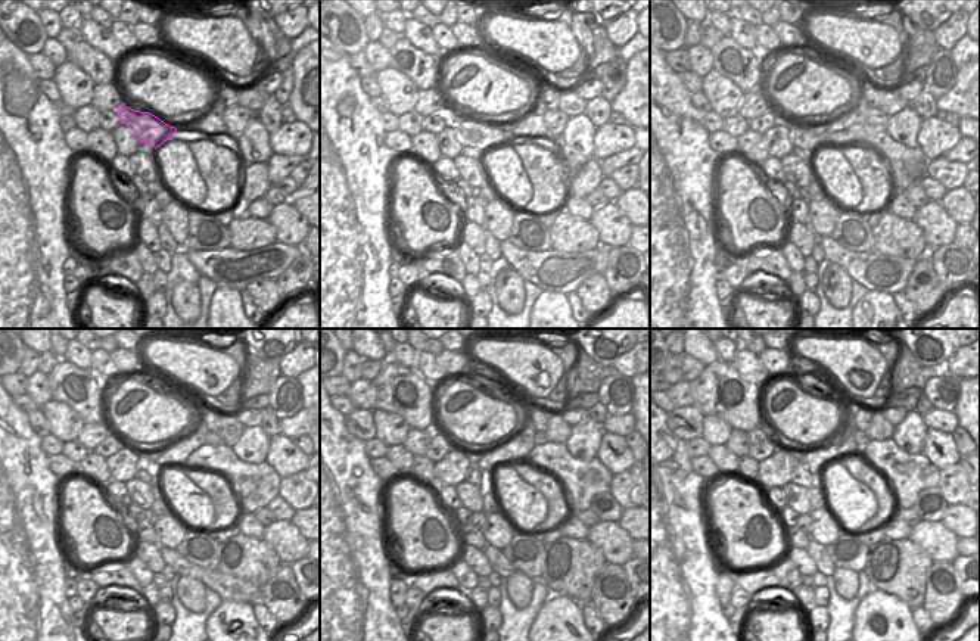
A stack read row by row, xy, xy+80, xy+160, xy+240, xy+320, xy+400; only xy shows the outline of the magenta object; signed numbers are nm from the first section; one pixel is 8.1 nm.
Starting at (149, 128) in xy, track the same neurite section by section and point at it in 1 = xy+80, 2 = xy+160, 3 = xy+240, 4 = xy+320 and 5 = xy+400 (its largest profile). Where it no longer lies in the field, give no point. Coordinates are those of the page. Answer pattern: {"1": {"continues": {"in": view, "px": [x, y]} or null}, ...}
{"1": {"continues": {"in": "xy+80", "px": [479, 134]}}, "2": {"continues": {"in": "xy+160", "px": [908, 165]}}, "3": {"continues": {"in": "xy+240", "px": [255, 485]}}, "4": {"continues": {"in": "xy+320", "px": [581, 481]}}, "5": {"continues": {"in": "xy+400", "px": [907, 473]}}}

